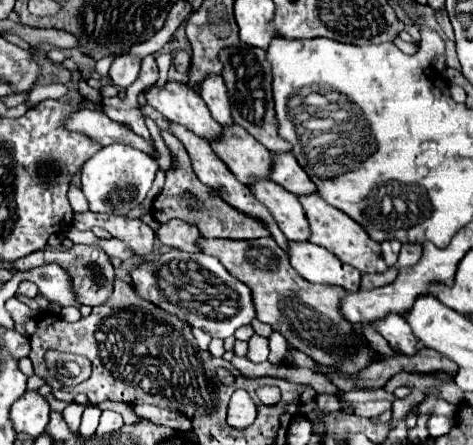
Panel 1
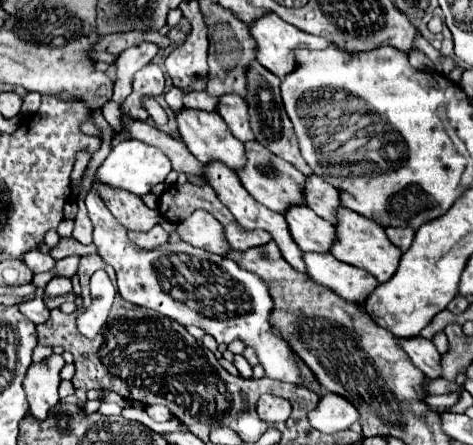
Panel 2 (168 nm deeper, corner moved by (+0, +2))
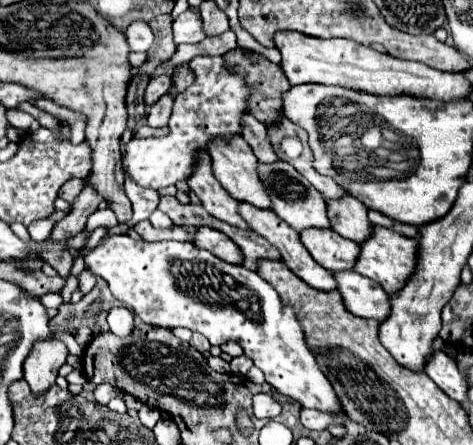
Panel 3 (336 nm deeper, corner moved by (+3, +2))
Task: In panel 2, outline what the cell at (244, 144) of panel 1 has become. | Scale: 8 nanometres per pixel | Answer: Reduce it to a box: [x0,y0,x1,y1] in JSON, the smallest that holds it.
[239,142,307,214]

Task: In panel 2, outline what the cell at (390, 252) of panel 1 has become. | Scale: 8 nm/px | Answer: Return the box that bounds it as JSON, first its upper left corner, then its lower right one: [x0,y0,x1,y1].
[385,228,415,252]

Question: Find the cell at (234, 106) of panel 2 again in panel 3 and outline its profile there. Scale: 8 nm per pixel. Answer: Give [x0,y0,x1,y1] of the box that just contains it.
[242,114,278,162]

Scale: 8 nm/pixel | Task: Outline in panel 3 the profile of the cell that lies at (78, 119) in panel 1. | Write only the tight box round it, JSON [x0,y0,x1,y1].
[188,154,248,228]

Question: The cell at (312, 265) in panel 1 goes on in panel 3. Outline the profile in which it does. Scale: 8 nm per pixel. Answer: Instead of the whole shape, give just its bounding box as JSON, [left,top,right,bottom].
[332,270,388,320]

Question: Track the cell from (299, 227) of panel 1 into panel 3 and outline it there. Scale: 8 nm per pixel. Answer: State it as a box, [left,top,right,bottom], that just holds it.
[300,228,360,272]

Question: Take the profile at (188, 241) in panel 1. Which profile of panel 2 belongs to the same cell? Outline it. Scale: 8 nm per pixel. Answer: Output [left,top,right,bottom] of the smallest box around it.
[177,210,231,256]

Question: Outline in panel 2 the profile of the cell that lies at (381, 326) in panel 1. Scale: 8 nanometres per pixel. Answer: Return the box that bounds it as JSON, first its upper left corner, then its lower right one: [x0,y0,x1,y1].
[399,338,441,380]

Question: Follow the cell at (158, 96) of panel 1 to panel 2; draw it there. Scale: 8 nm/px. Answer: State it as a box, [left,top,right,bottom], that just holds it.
[175,110,247,170]

